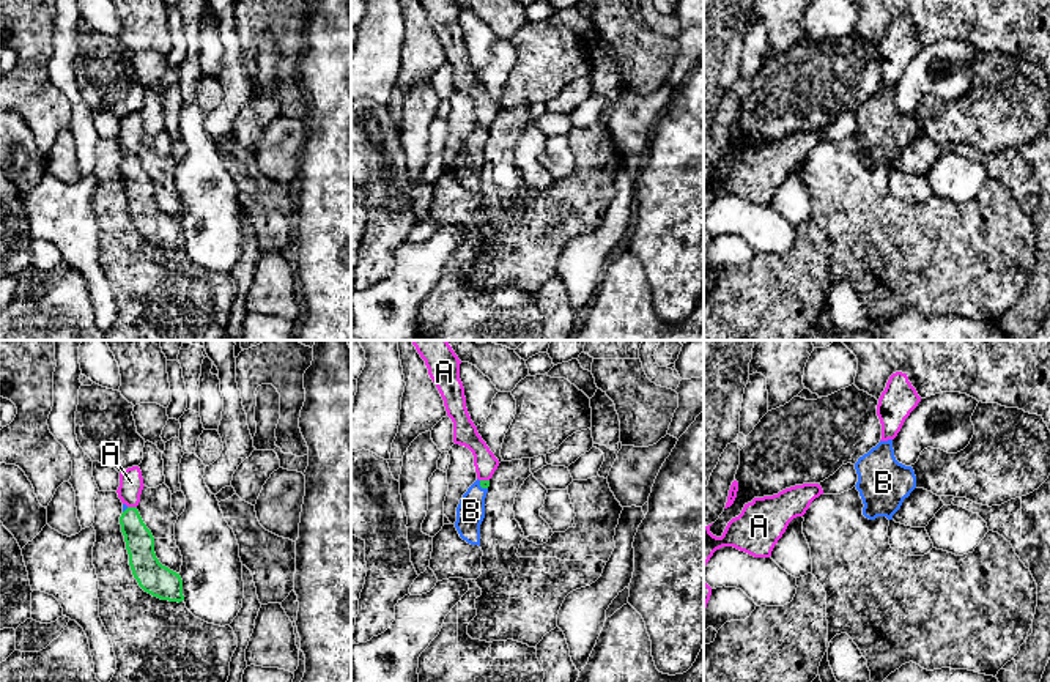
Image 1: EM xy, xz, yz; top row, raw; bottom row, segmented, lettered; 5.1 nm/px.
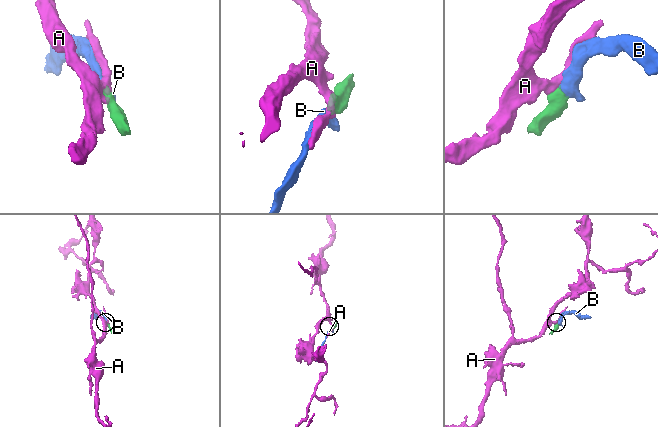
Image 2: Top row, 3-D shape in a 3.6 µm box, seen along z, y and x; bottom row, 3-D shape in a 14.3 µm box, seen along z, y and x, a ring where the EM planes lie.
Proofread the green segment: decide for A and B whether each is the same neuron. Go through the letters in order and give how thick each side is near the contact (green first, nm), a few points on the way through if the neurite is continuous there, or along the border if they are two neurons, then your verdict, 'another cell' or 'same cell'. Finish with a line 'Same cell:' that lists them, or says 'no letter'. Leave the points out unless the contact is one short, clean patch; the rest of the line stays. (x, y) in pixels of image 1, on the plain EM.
A: 140 nm thick on the green side, 130 nm on the other; border along xy (128, 153), (136, 155); another cell
B: 50 nm thick on the green side, 140 nm on the other; runs through xz (484, 131), (482, 134), (474, 144), (471, 158); same cell
Same cell: B

